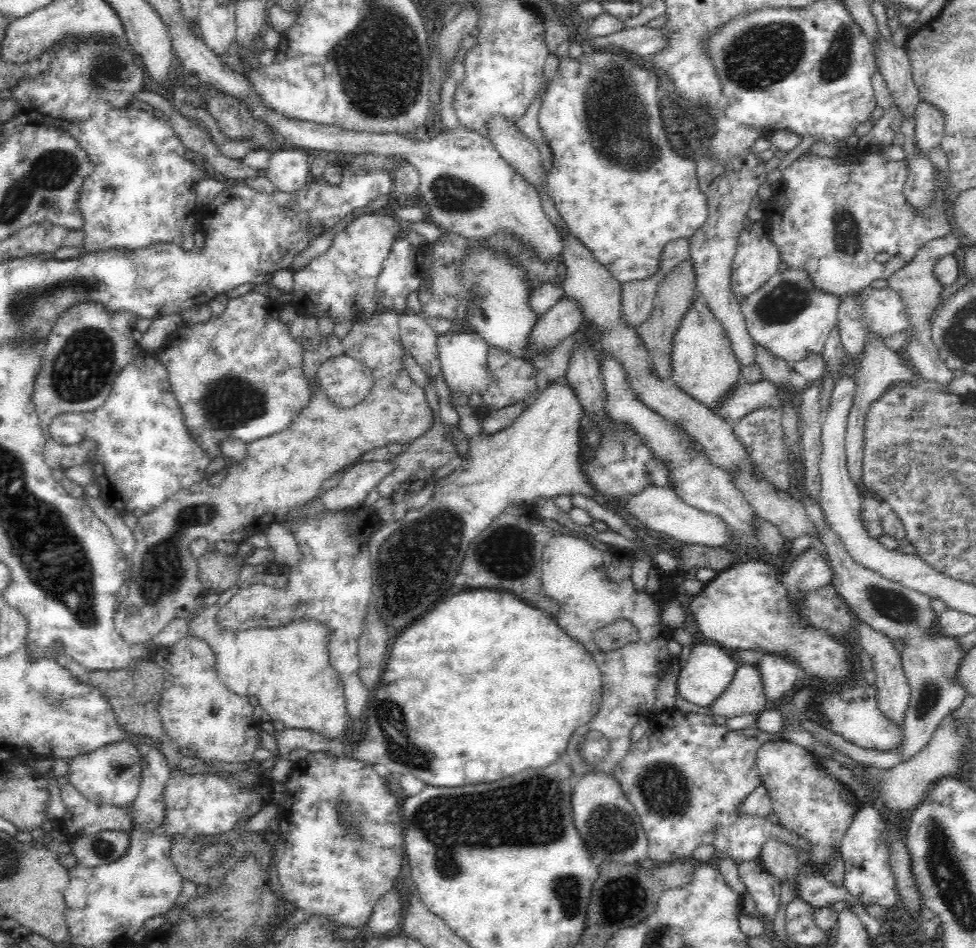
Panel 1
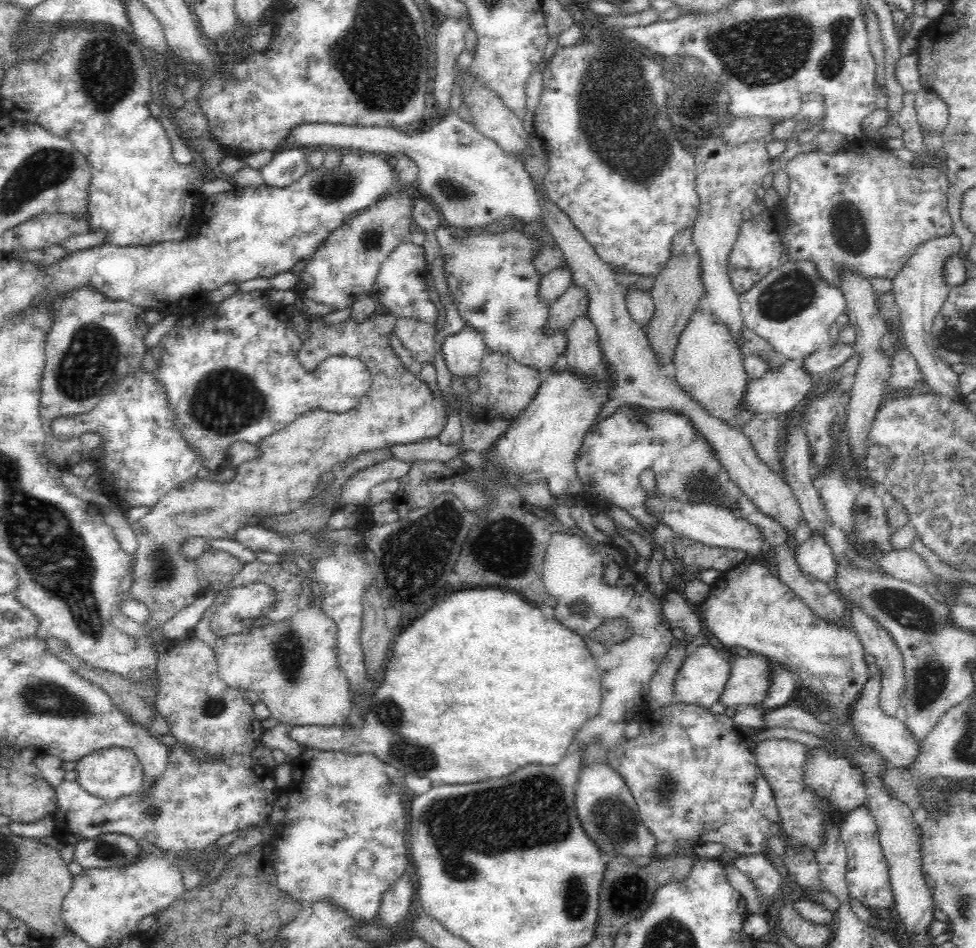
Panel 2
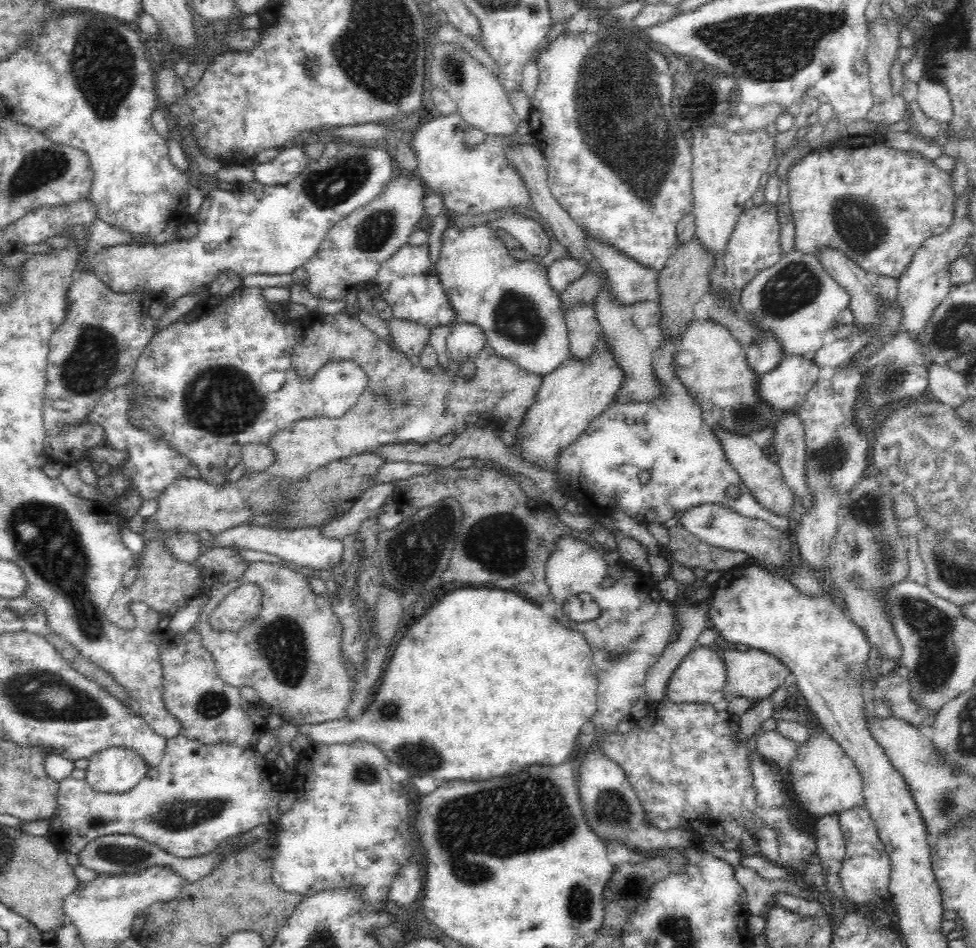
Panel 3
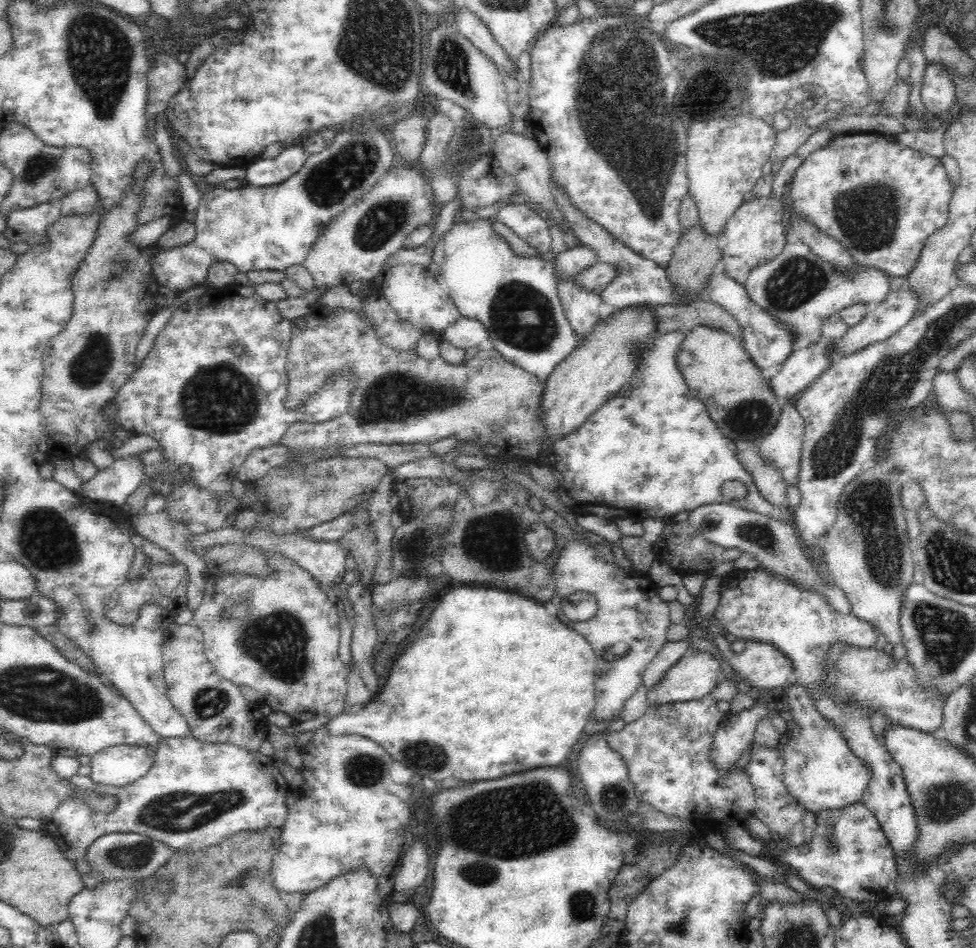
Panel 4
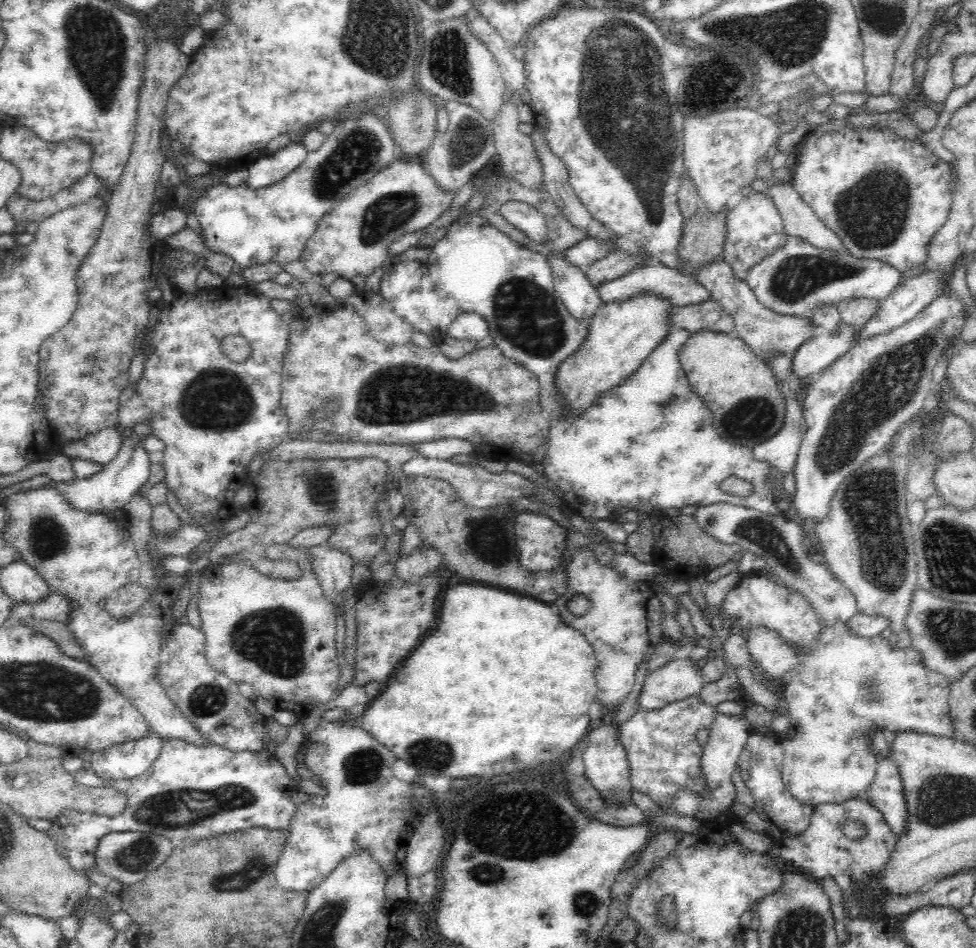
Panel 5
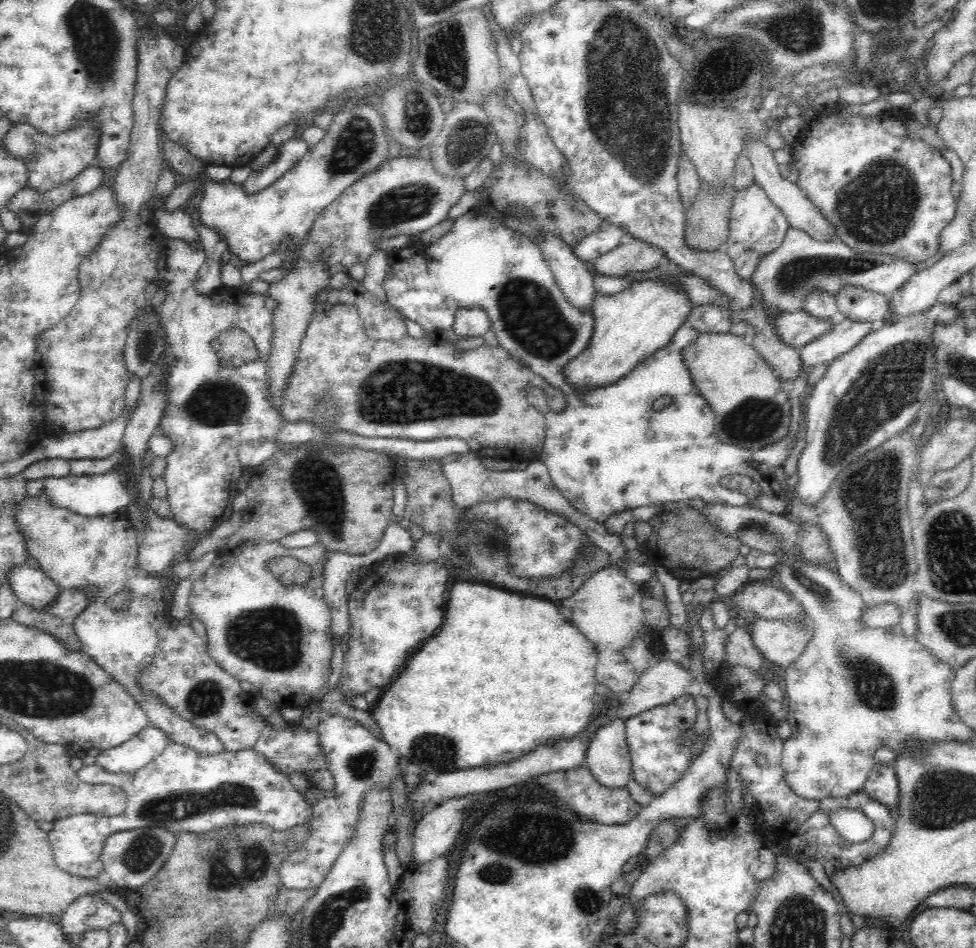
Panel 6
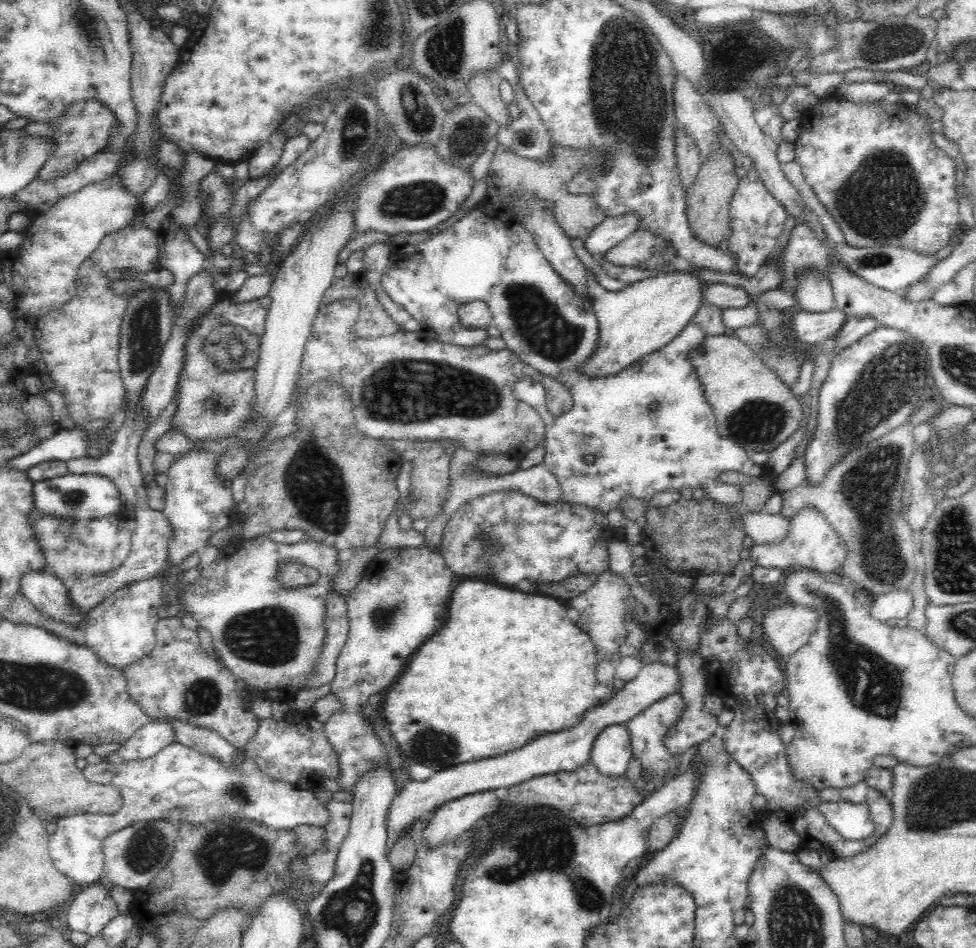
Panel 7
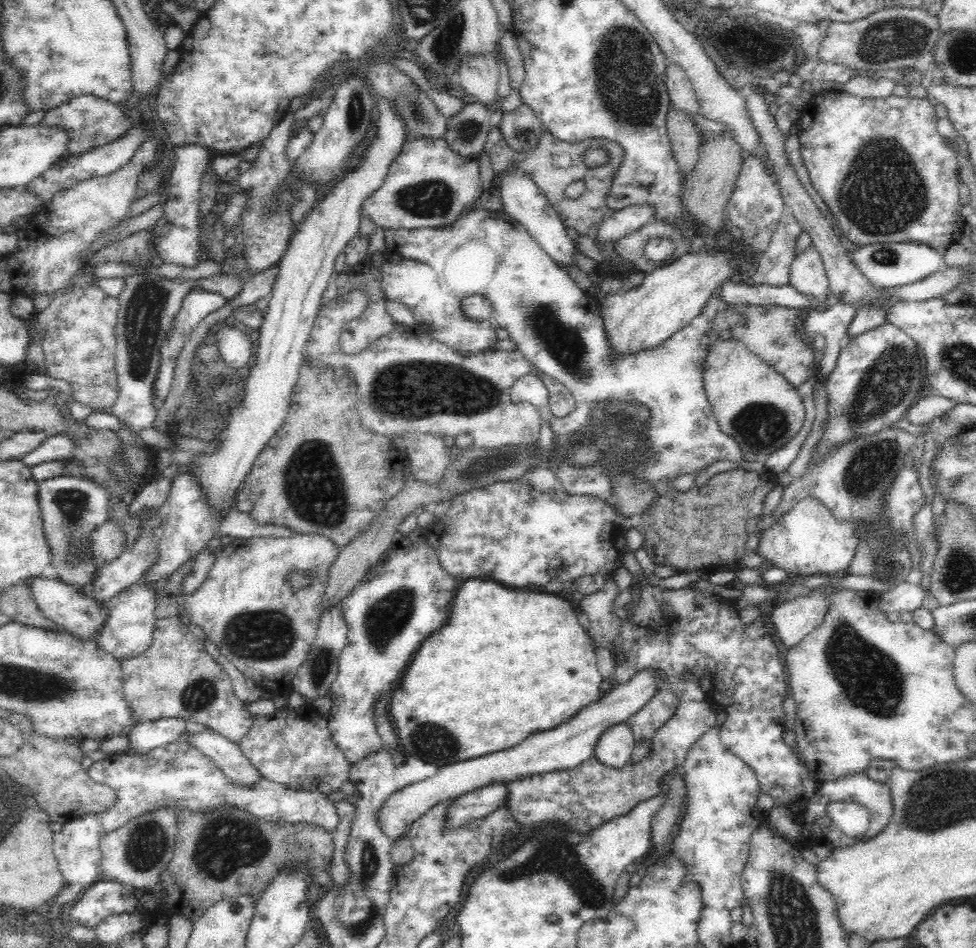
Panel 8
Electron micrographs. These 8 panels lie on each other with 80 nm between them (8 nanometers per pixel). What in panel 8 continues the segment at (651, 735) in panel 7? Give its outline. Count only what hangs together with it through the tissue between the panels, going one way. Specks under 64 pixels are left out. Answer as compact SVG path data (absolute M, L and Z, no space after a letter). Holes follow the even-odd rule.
M667 687L656 693L651 702L646 704L635 716L626 720L627 726L631 729L635 745L647 745L652 754L654 736L668 722L676 716L679 708L679 701L676 693L671 692Z

